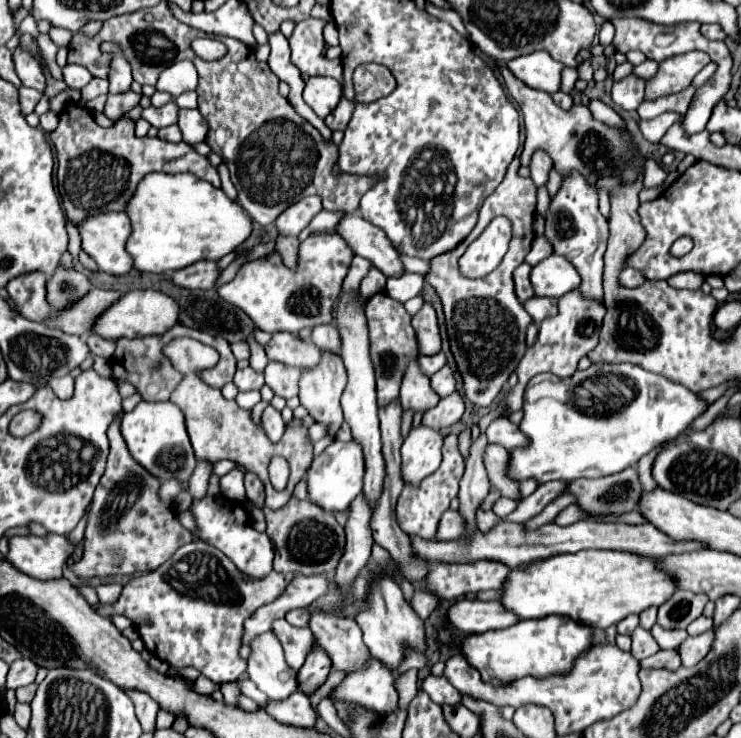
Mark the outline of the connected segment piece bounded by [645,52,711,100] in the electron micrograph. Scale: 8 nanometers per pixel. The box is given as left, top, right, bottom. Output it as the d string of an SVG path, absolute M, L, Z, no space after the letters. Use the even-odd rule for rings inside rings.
M687 52L663 60L657 76L647 82L645 100L657 100L661 96L685 90L709 62L711 58L707 58L703 52Z

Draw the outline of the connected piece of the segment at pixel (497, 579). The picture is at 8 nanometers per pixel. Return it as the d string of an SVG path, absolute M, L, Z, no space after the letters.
M475 562L475 564L433 564L429 570L429 590L437 592L443 600L457 600L469 592L481 592L501 588L509 570L499 562Z

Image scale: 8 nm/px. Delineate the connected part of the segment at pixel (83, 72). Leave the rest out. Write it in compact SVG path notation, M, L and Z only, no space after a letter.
M67 64L63 68L63 76L65 76L65 84L69 88L77 88L81 90L83 86L87 86L91 82L91 72L87 72L87 68L83 66L75 66L75 64Z

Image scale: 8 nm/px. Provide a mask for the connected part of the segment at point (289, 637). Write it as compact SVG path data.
M277 618L271 624L271 630L279 638L283 650L285 650L285 660L293 670L299 670L305 662L305 656L309 654L313 646L313 634L309 628L293 628L285 618Z

